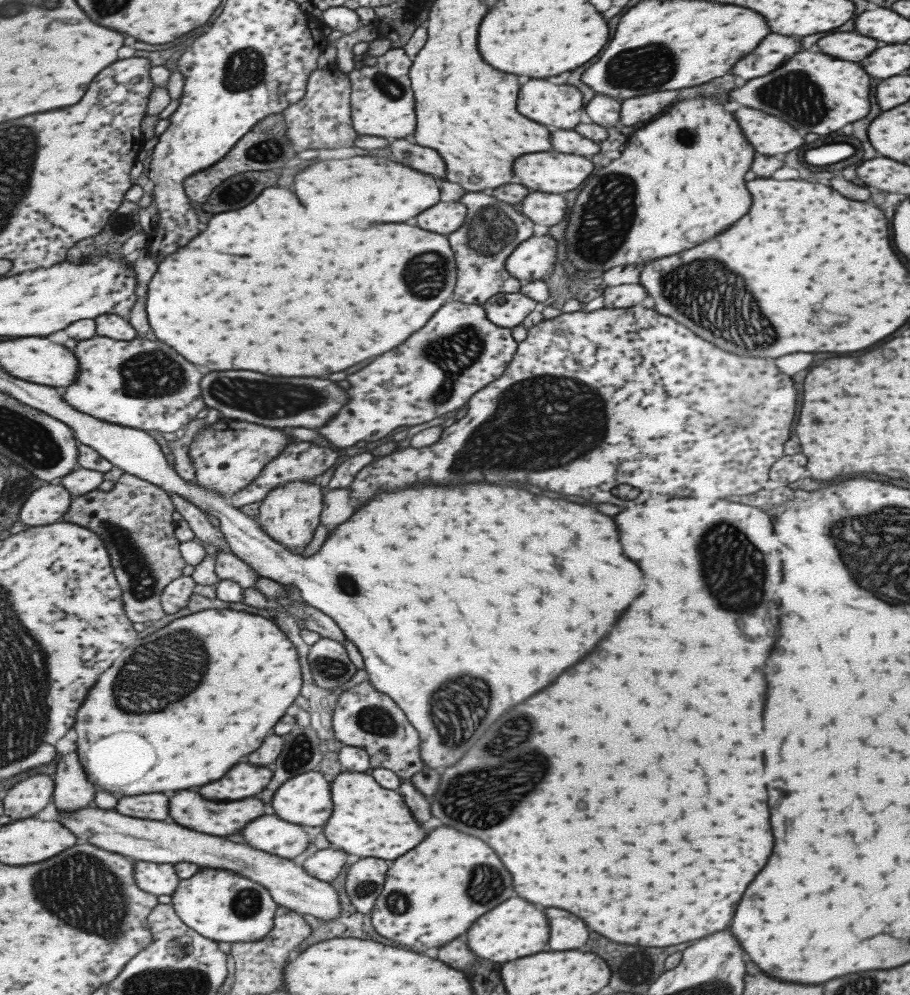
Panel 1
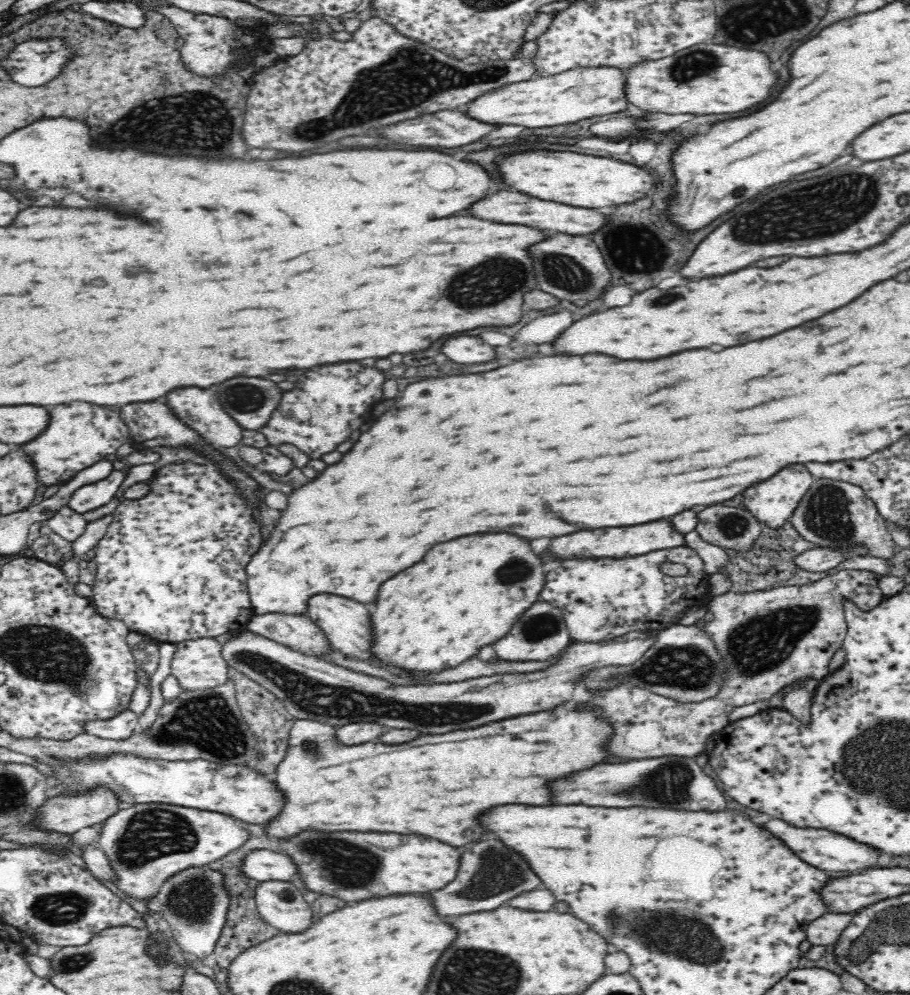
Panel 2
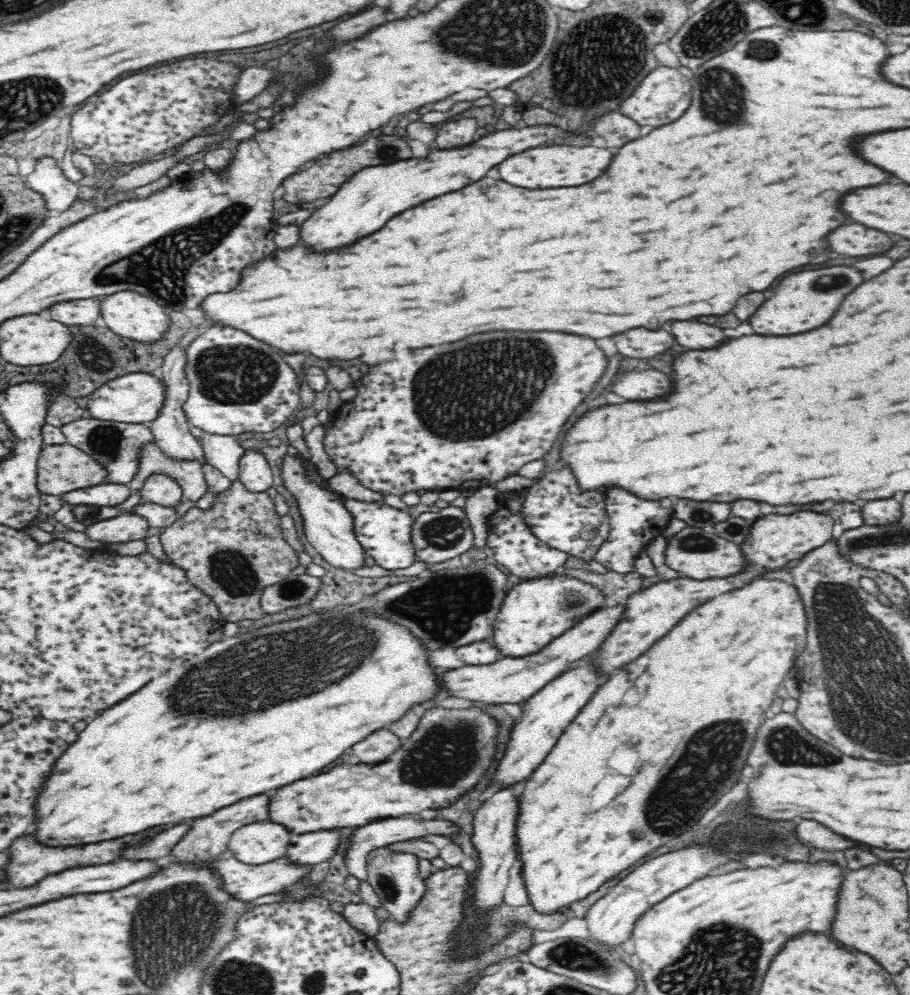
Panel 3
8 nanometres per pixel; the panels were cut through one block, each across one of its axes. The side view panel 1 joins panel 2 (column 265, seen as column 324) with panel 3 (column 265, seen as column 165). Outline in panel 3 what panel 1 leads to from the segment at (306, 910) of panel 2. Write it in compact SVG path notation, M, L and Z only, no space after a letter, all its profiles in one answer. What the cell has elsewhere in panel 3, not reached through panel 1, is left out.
M254 822L242 826L232 834L228 856L238 858L240 862L260 866L276 862L288 854L290 848L290 830L284 824L276 822Z

